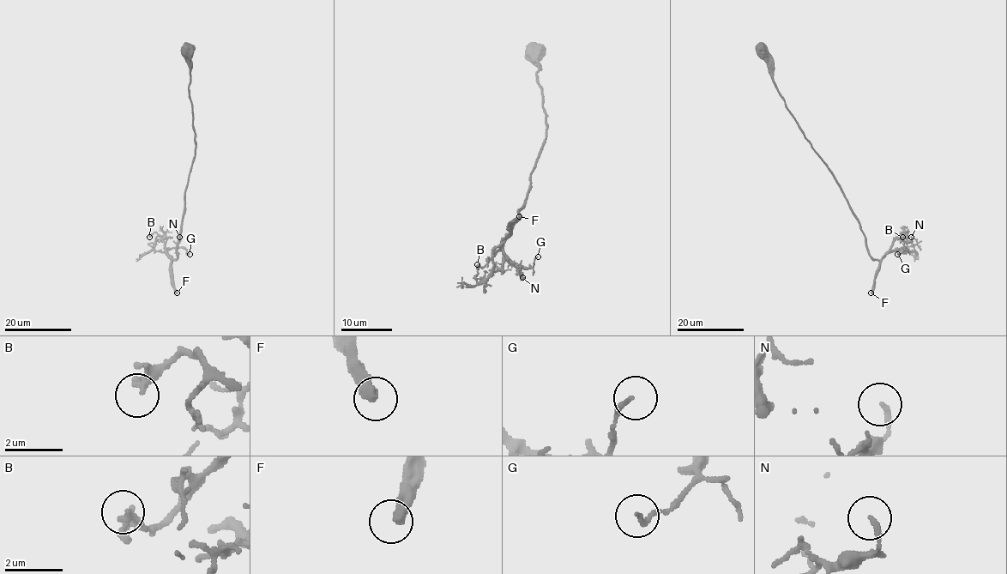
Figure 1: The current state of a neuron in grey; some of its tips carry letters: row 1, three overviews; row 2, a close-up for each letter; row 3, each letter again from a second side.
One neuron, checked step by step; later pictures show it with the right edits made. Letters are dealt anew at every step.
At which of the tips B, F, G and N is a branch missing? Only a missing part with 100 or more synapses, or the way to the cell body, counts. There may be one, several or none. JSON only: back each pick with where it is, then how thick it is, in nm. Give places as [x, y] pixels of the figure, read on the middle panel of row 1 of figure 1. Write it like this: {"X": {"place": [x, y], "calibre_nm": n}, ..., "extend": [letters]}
{"F": {"place": [519, 216], "calibre_nm": 400}, "extend": ["F"]}

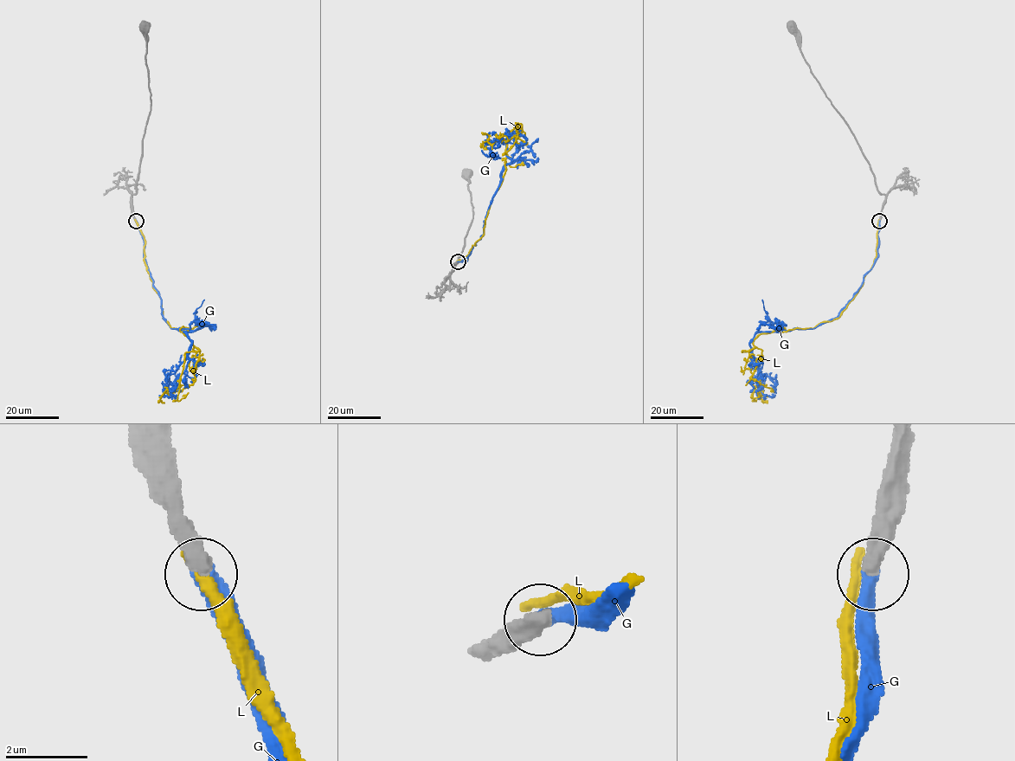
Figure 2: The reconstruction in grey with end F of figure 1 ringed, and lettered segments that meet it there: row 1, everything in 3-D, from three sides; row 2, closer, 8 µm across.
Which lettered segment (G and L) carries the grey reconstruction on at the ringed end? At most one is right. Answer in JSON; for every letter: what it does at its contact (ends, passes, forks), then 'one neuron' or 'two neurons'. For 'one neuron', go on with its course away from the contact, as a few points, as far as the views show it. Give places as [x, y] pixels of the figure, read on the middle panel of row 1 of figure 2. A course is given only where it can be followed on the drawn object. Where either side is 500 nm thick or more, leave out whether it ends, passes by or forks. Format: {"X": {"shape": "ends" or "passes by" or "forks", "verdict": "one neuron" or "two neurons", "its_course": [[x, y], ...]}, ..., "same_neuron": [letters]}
{"G": {"shape": "ends", "verdict": "one neuron", "its_course": [[458, 261], [482, 235], [514, 132], [507, 141], [494, 140], [490, 155], [481, 150]]}, "L": {"shape": "ends", "verdict": "two neurons"}, "same_neuron": ["G"]}

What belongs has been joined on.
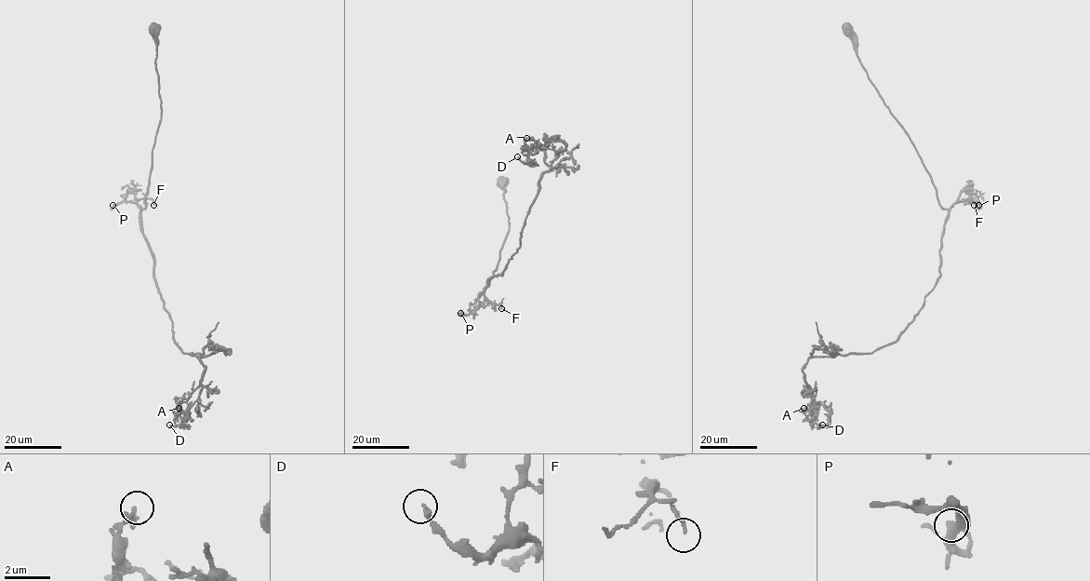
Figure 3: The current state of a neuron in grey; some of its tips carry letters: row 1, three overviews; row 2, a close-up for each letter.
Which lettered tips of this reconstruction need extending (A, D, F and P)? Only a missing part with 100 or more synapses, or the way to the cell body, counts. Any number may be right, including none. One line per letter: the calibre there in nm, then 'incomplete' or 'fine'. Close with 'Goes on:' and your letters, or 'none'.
A: 90 nm | fine
D: 180 nm | fine
F: 140 nm | fine
P: 140 nm | fine
Goes on: none

